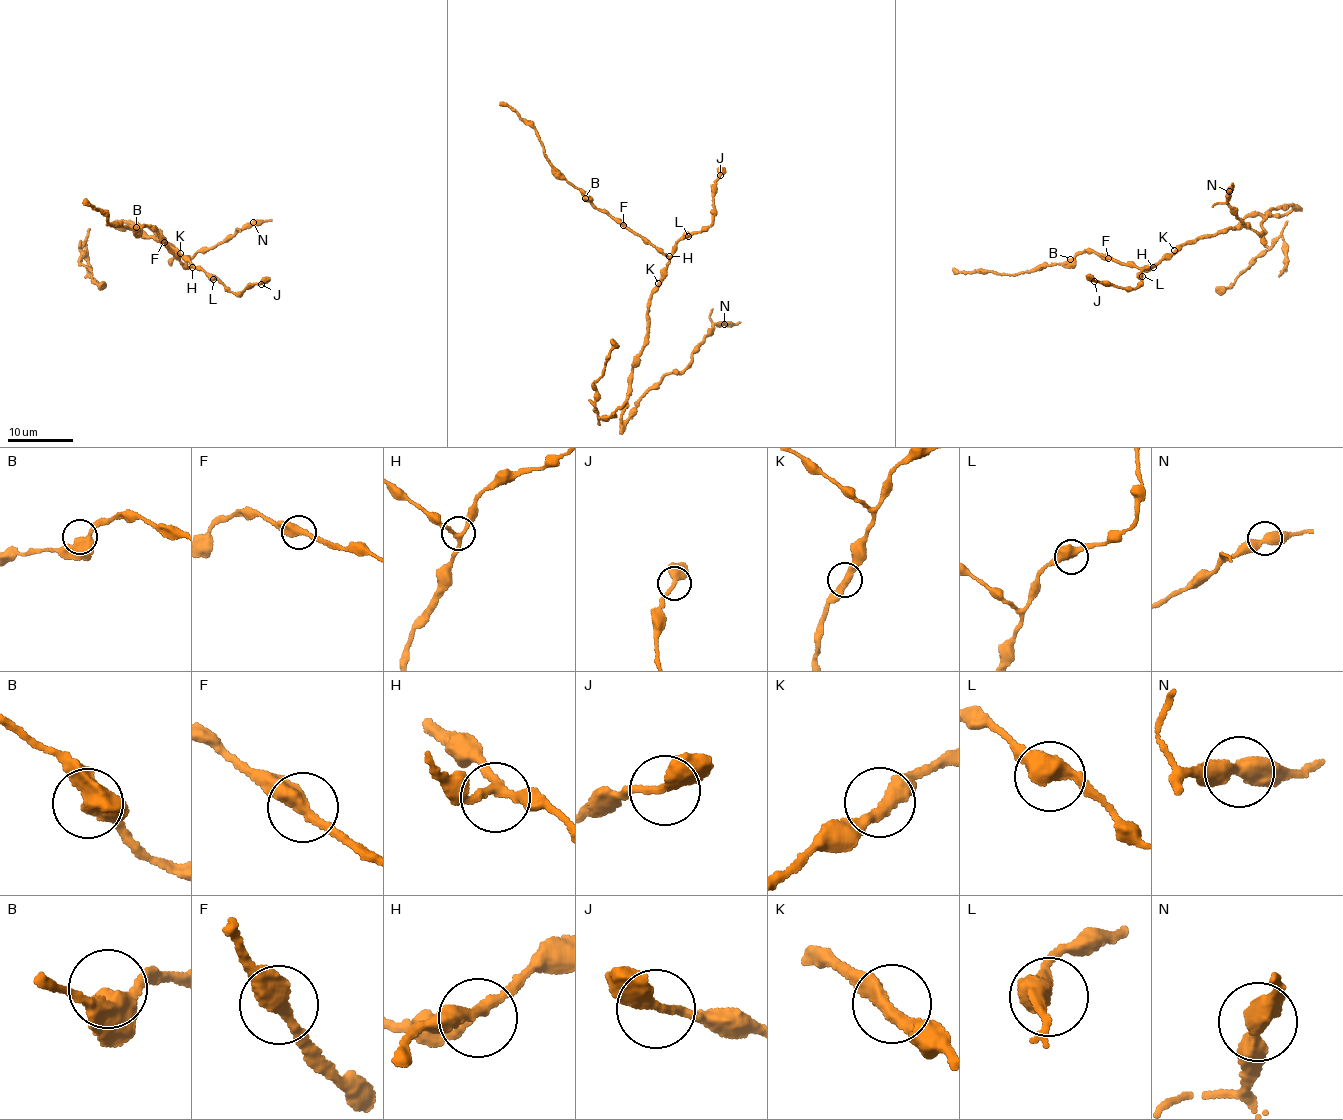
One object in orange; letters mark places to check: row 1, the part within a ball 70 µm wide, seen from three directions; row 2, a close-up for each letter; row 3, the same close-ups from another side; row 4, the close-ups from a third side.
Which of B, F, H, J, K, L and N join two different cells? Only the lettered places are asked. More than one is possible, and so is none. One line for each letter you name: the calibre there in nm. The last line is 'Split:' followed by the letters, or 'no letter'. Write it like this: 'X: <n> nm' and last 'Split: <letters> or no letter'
Split: no letter

